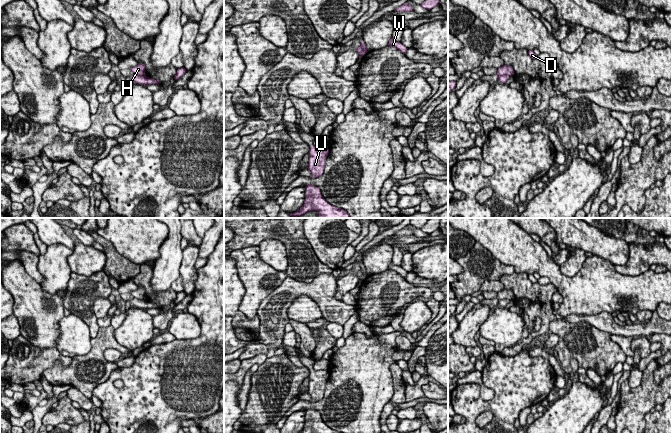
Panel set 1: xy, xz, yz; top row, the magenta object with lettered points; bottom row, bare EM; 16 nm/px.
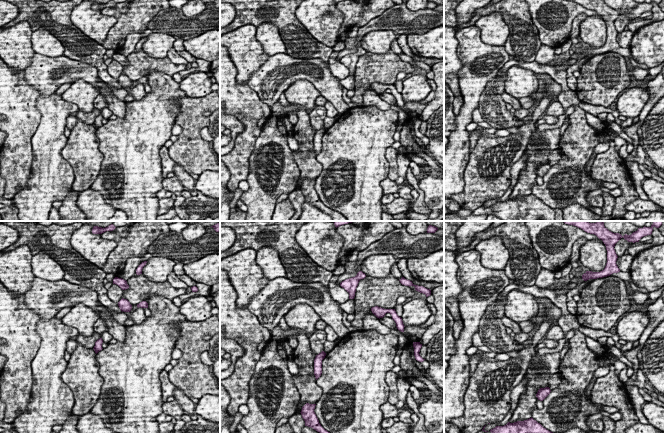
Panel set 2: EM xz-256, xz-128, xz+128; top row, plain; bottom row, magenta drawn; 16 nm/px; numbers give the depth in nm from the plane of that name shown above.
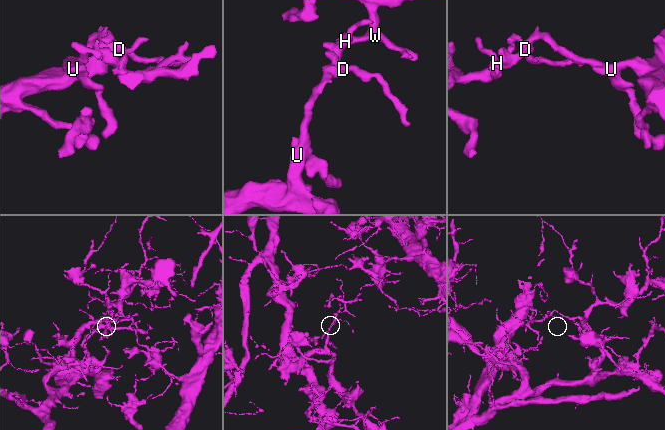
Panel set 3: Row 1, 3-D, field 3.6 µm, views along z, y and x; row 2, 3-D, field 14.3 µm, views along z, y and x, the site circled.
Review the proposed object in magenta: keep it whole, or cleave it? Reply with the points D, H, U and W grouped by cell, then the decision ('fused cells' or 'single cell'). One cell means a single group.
D H U / W; fused cells

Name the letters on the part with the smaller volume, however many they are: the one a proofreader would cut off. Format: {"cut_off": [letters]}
{"cut_off": ["W"]}

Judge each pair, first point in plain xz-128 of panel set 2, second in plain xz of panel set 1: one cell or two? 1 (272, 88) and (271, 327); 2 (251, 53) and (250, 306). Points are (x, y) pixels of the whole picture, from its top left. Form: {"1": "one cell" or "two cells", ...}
{"1": "one cell", "2": "one cell"}

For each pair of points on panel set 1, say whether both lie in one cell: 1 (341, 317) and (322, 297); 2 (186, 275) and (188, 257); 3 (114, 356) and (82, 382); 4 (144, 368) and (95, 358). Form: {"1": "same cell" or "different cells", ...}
{"1": "same cell", "2": "same cell", "3": "different cells", "4": "different cells"}

